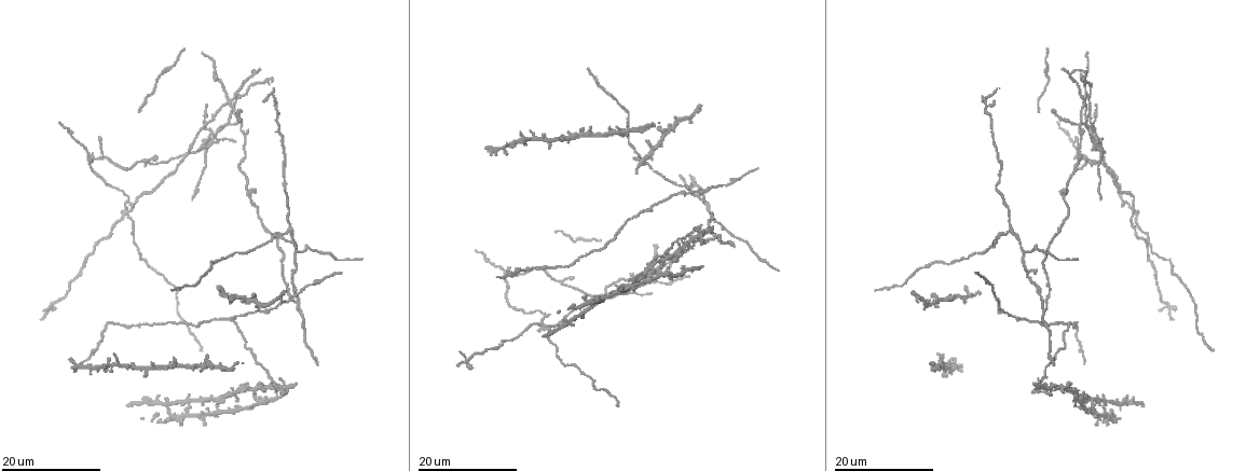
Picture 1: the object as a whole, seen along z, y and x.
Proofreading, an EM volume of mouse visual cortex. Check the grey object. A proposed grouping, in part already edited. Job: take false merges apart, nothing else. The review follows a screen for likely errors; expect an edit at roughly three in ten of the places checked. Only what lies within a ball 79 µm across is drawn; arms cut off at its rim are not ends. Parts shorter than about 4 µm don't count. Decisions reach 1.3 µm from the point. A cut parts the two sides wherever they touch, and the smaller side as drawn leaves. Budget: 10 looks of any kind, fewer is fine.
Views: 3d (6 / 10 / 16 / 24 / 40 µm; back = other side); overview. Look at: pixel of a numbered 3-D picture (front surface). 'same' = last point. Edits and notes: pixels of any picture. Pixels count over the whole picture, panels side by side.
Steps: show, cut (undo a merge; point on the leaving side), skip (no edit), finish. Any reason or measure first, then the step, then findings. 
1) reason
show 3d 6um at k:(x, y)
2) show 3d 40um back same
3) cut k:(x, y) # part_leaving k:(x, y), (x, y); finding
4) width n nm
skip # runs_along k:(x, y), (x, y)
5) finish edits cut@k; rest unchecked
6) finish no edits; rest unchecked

show 3d 24um at 1:(228, 104)

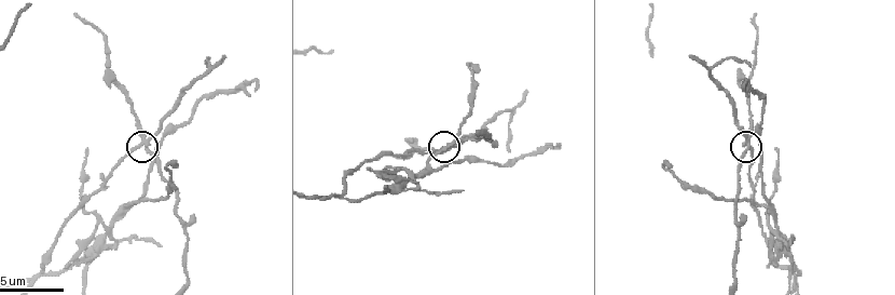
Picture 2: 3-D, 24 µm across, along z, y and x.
zoom in
show 3d 10um at 2:(749, 143)

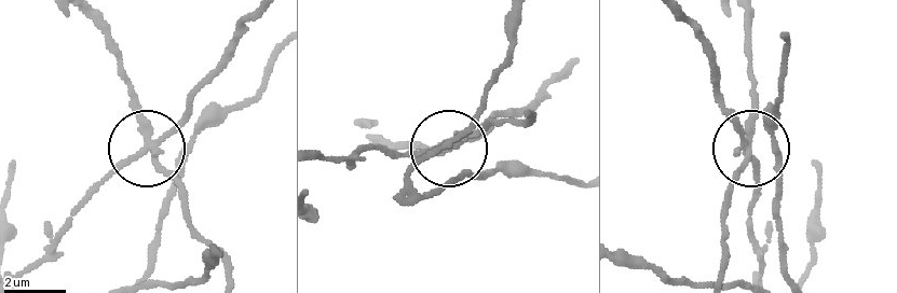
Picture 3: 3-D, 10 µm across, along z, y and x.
side_arm 40 um
cut 3:(179, 159) # part_leaving 3:(144, 149), (108, 177), (23, 278); two neurons meet here

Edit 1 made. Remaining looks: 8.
show 3d 16um at 1:(960, 259)

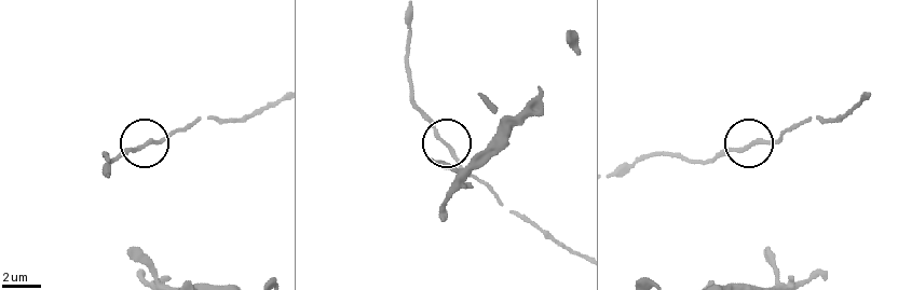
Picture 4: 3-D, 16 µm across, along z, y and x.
show 3d 10um at 4:(743, 149)

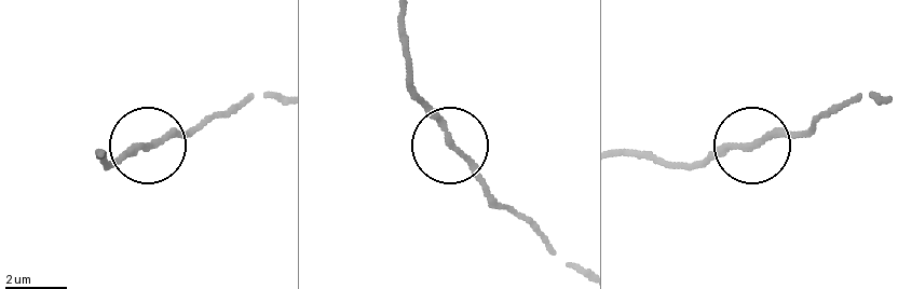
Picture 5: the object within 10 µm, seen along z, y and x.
show 3d 6um at 5:(150, 145)

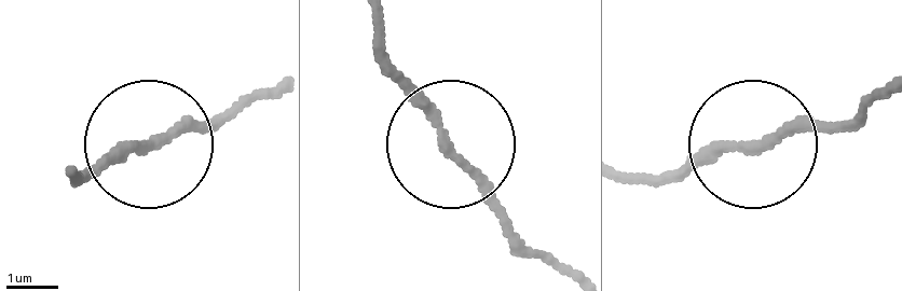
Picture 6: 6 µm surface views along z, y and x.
skip # continuous, no second neuron

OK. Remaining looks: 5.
show overview

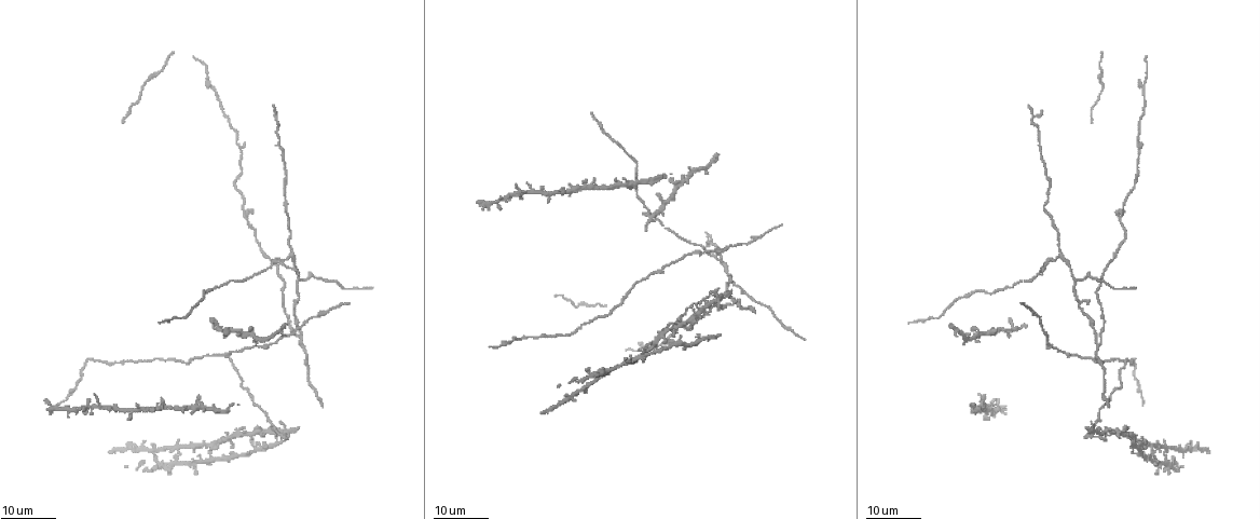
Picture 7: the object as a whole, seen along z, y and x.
branch point
show 3d 24um at 7:(275, 260)

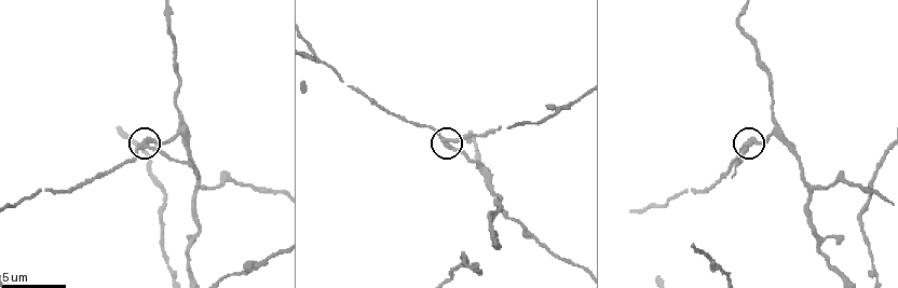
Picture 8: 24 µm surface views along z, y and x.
show 3d 10um at 8:(145, 145)

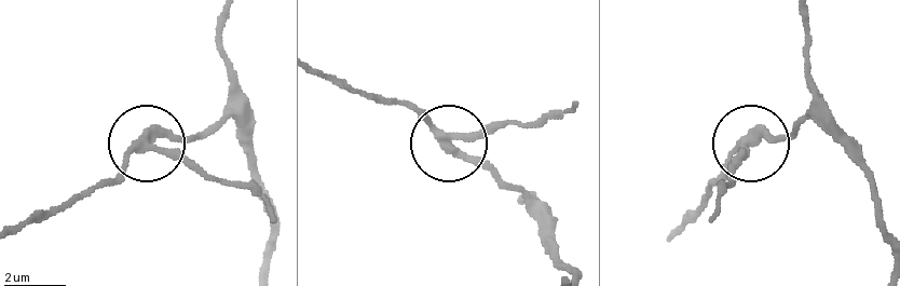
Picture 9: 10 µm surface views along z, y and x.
side_arm 5 um
cut 9:(182, 160) # part_leaving 9:(140, 142), (183, 153), (215, 176), (246, 184), (274, 218); two neurons meet here

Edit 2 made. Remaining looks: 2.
finish edits cut@3, cut@9; rest unchecked

